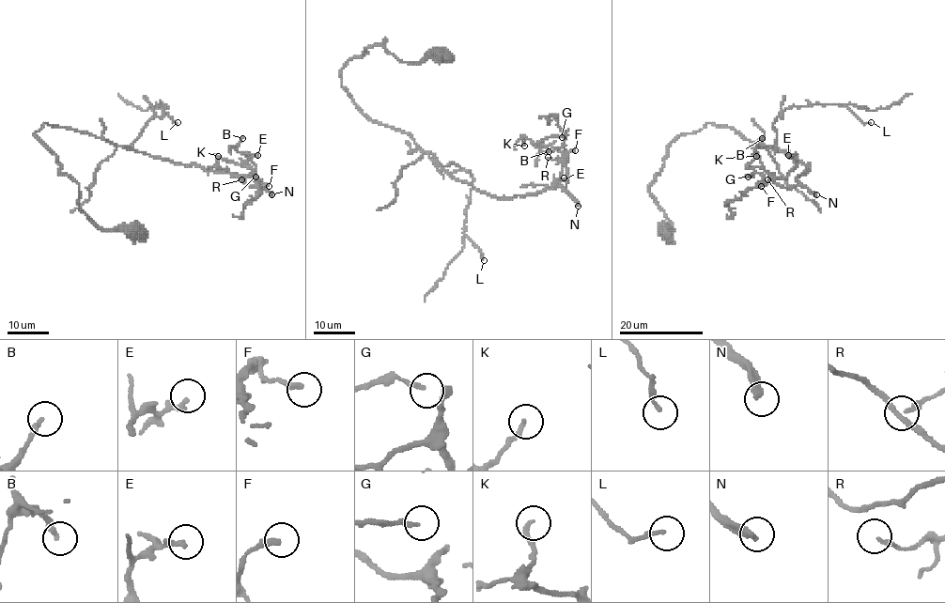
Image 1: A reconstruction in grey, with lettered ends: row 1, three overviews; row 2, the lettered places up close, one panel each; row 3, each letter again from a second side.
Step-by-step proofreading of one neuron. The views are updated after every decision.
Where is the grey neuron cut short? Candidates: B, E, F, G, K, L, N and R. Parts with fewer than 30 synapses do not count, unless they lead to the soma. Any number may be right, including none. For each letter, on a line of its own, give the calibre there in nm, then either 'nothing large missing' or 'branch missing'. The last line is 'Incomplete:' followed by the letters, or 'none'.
B: 240 nm | nothing large missing
E: 220 nm | nothing large missing
F: 240 nm | nothing large missing
G: 170 nm | nothing large missing
K: 170 nm | nothing large missing
L: 160 nm | nothing large missing
N: 360 nm | branch missing
R: 140 nm | nothing large missing
Incomplete: N

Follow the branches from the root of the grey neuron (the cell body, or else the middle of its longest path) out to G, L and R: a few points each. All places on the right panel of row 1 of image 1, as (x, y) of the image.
G: (664, 229), (673, 225), (649, 186), (681, 134), (707, 123), (728, 127), (809, 165), (791, 188), (748, 177)
L: (664, 229), (673, 225), (649, 186), (681, 134), (714, 123), (773, 147), (773, 122), (814, 103), (871, 122)
R: (664, 229), (673, 225), (649, 186), (681, 134), (707, 123), (728, 127), (809, 165), (791, 188), (767, 179)

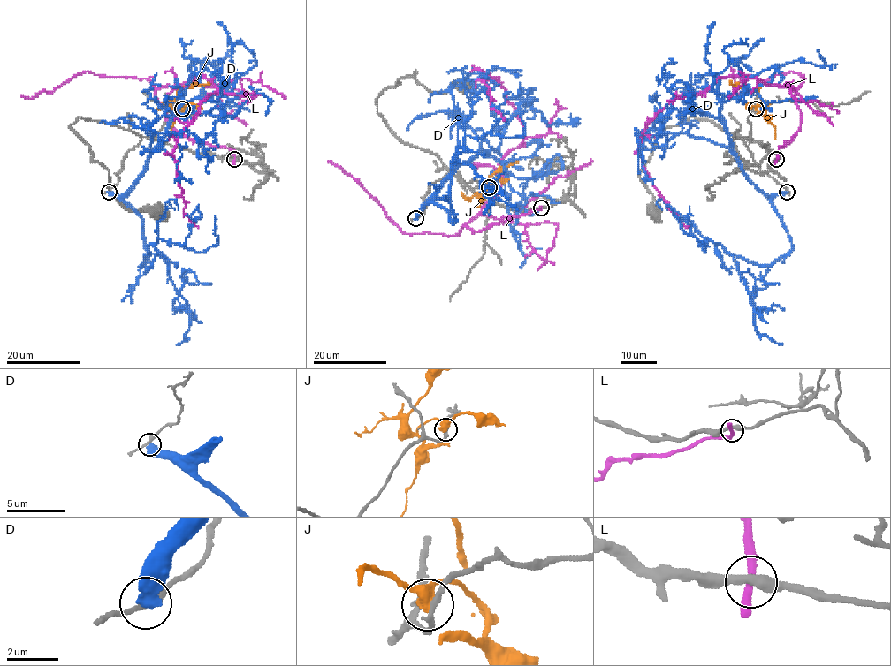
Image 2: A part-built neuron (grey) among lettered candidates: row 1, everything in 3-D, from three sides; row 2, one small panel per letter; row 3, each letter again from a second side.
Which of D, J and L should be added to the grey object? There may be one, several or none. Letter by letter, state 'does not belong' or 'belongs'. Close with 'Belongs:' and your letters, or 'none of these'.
D: does not belong
J: does not belong
L: does not belong
Belongs: none of these

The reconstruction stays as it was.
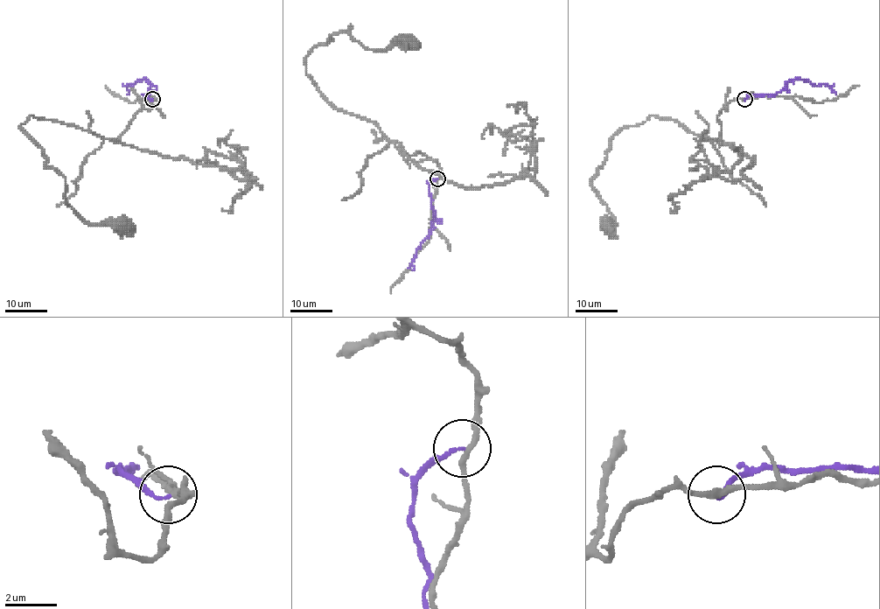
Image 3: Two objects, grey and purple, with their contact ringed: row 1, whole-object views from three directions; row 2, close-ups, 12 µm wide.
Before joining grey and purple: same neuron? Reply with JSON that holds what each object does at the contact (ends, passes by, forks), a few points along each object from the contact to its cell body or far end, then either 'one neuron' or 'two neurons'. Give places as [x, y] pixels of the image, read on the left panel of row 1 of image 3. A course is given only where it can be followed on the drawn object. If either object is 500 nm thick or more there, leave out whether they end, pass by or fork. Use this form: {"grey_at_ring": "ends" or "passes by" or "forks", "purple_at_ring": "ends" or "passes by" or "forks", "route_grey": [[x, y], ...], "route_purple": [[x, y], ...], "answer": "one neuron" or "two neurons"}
{"grey_at_ring": "passes by", "purple_at_ring": "ends", "route_grey": [[152, 99], [117, 140], [31, 115], [20, 126], [45, 164], [65, 178], [65, 200], [79, 215], [121, 224]], "route_purple": [[151, 99], [144, 94], [147, 94], [150, 84], [145, 79], [129, 84], [127, 94]], "answer": "two neurons"}

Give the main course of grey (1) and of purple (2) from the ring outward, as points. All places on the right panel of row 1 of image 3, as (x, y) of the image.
1: (744, 99), (717, 115), (717, 140), (666, 118), (623, 126), (592, 178), (616, 221), (606, 224)
2: (744, 99), (750, 94), (776, 94), (788, 80), (799, 79), (815, 85), (826, 84), (836, 94)

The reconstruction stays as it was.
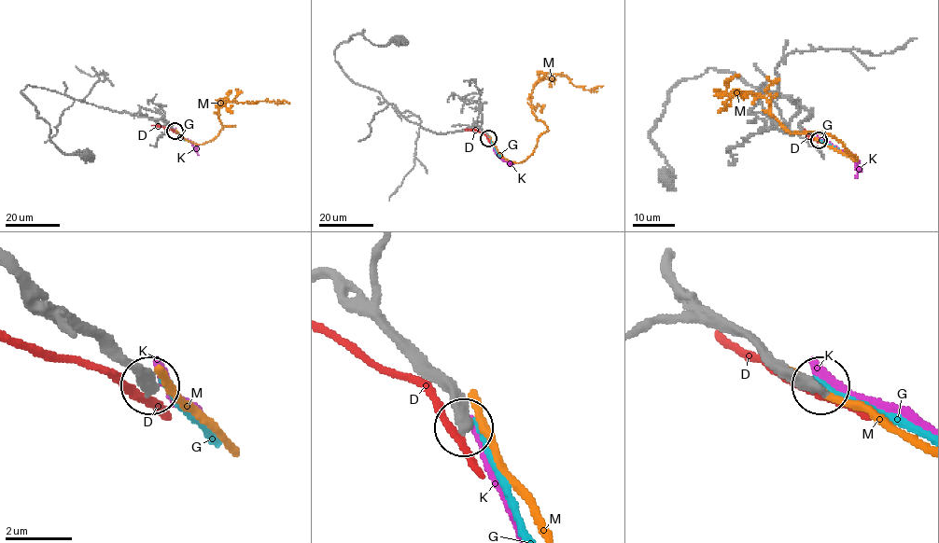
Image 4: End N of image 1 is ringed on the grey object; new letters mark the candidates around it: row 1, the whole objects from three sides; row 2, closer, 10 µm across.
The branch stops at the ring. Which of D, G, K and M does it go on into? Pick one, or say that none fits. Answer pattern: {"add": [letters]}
{"add": []}

